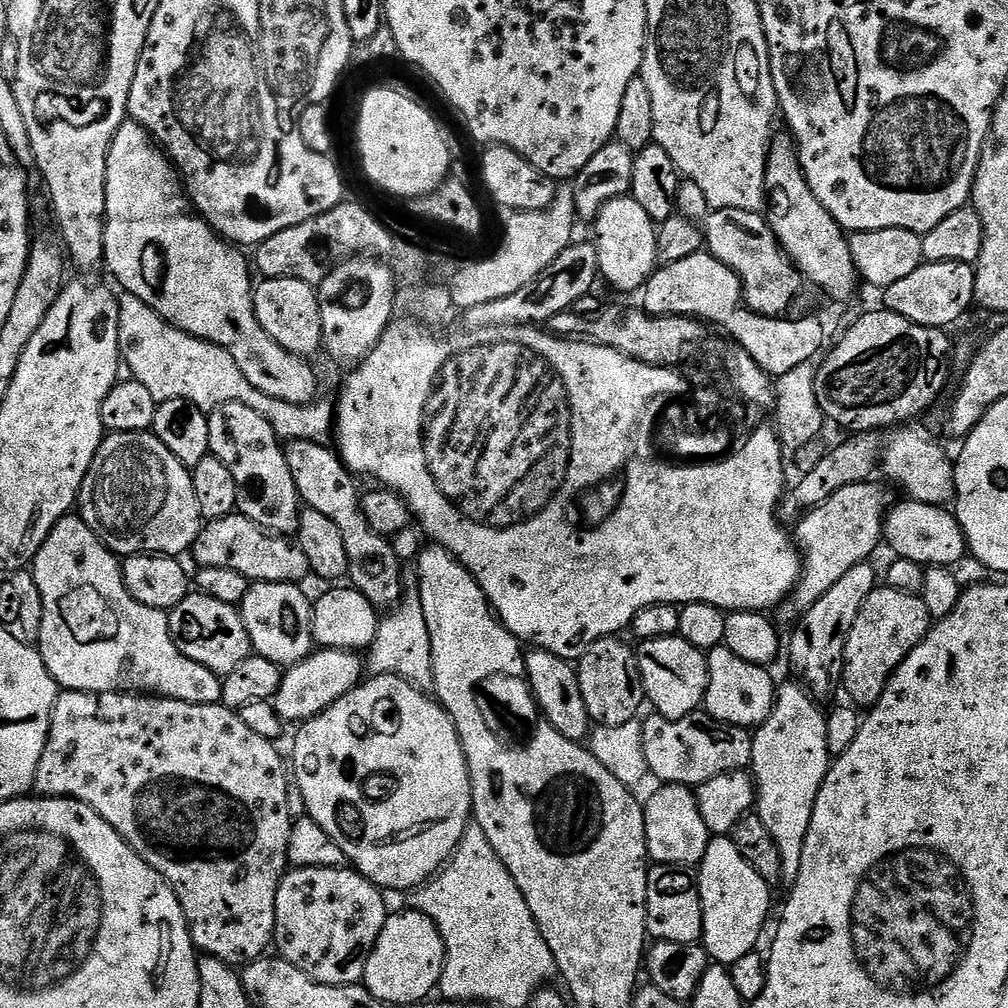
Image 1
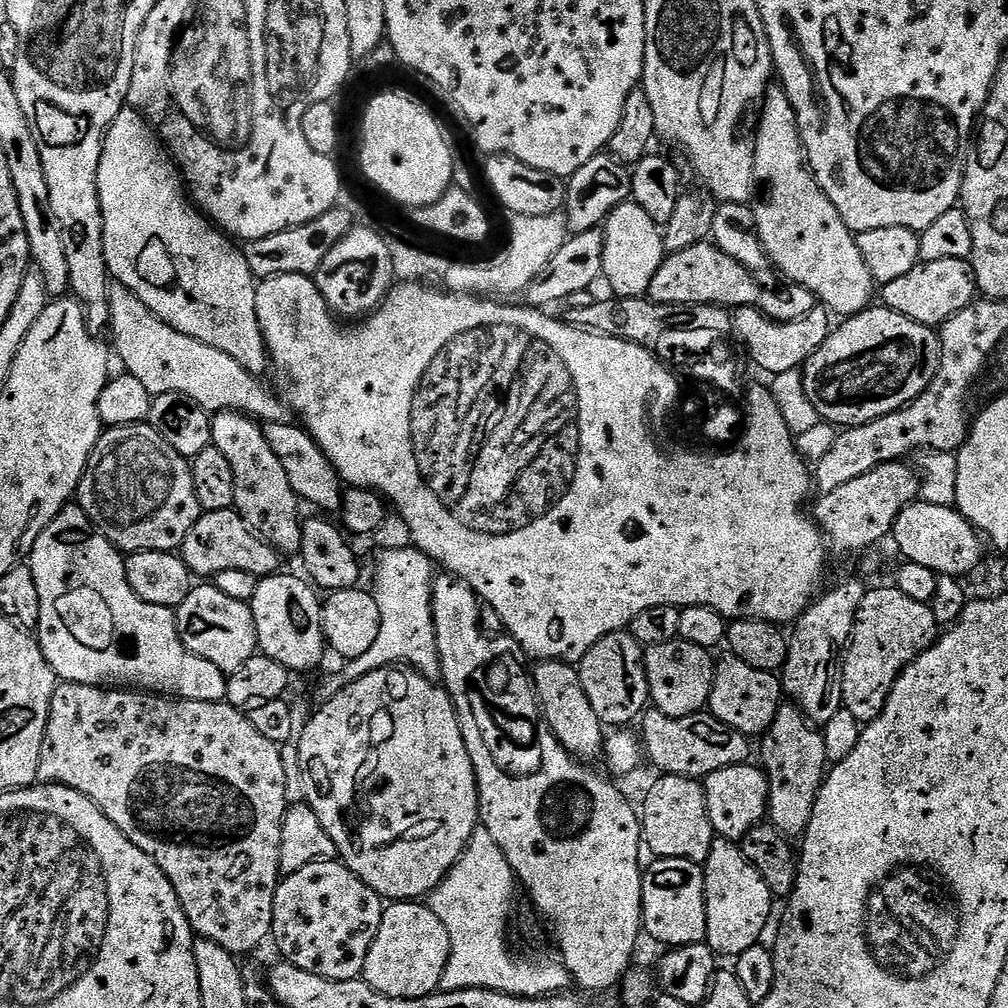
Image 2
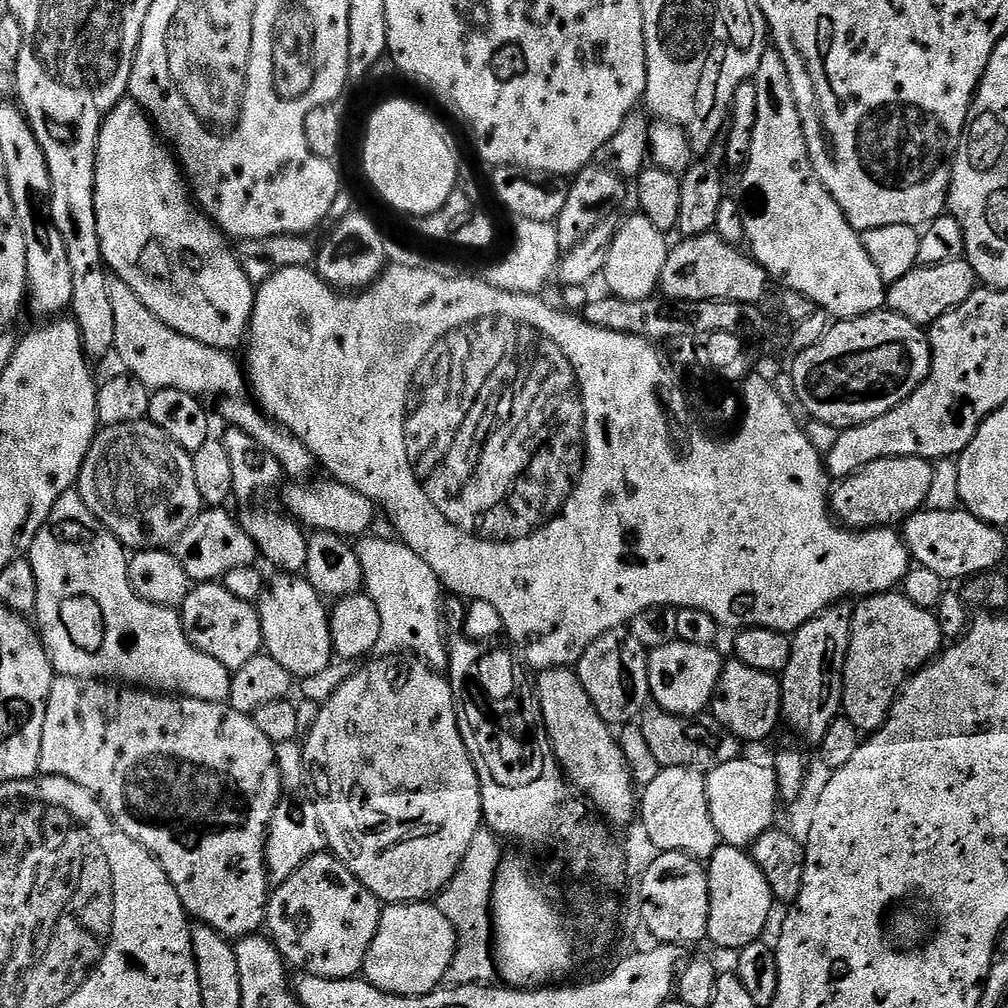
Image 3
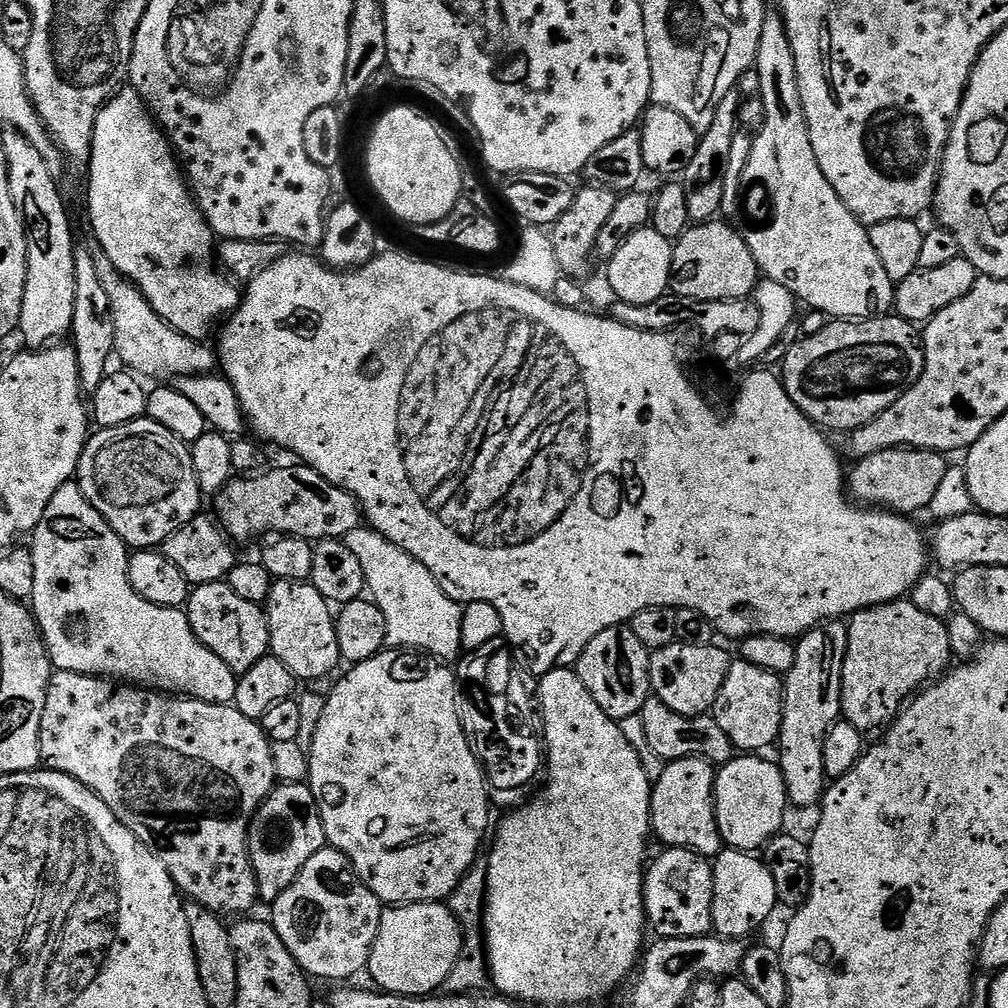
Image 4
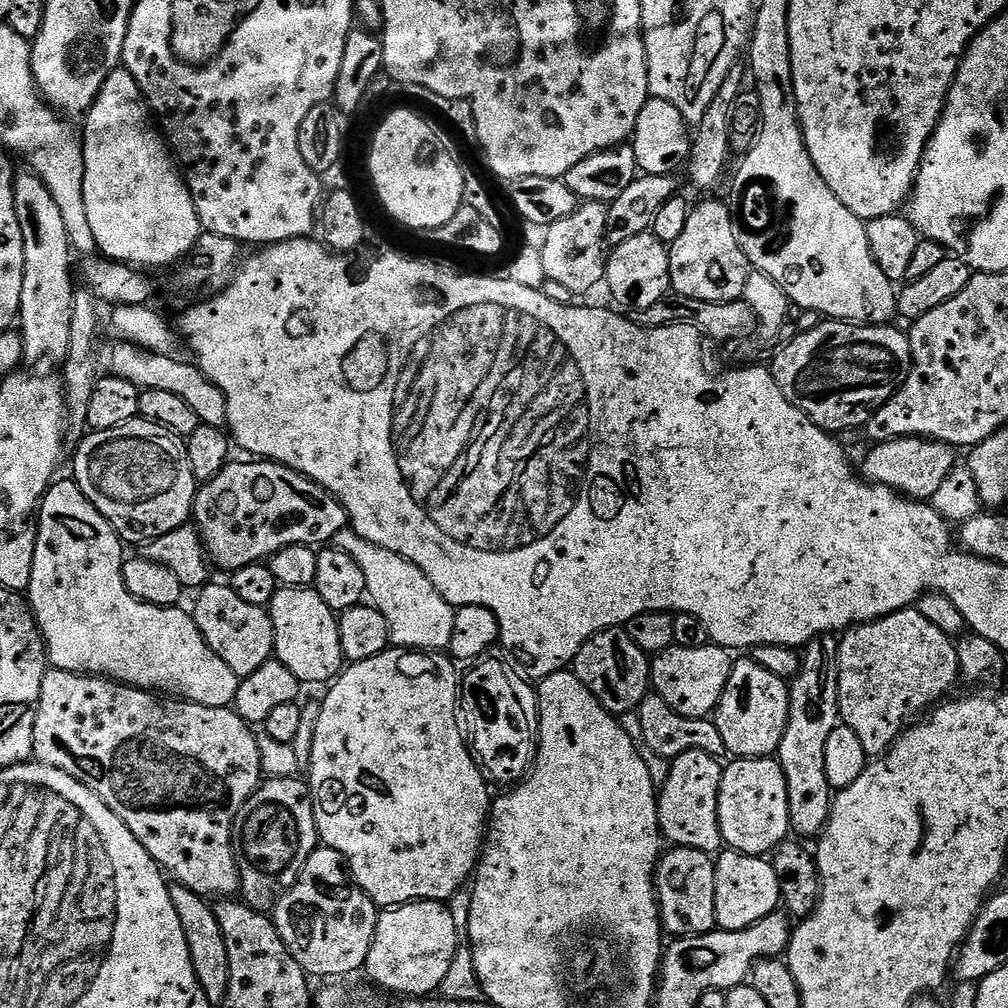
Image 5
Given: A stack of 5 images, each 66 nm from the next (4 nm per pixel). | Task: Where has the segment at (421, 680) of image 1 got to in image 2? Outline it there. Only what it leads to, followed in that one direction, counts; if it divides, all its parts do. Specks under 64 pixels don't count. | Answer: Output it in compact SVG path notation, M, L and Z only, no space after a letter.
M415 546L384 548L376 556L376 588L380 625L374 646L362 658L347 661L341 672L332 672L316 688L317 701L334 698L348 684L358 682L367 672L382 666L411 666L423 676L432 678L439 673L440 659L432 618L432 581L434 565L431 558Z

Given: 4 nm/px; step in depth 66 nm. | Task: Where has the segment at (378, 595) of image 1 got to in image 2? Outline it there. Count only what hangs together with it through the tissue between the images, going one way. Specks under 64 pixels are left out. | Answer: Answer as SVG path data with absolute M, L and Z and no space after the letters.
M285 422L263 425L264 437L266 442L270 442L270 450L274 450L274 454L278 454L297 498L305 505L313 504L314 507L321 508L324 511L321 513L339 513L342 508L342 481L336 472L336 467L328 461L324 451L316 445L314 437L303 427L293 424Z

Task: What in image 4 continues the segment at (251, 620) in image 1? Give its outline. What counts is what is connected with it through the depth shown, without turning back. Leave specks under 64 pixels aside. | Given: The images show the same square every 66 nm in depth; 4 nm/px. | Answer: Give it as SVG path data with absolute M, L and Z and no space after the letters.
M277 580L273 583L268 603L271 655L278 657L295 674L297 681L315 682L331 677L331 672L342 664L338 650L338 634L333 609L318 594L311 582Z

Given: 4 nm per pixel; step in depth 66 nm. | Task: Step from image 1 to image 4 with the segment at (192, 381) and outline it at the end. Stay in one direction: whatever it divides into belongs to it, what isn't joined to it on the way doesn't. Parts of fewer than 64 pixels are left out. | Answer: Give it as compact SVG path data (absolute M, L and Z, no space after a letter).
M103 254L96 256L98 278L102 278L102 290L110 302L110 314L114 322L116 339L115 355L124 359L123 367L133 373L144 376L203 376L217 367L218 360L212 357L207 343L192 340L186 334L174 330L150 306L150 302L136 288L136 285L125 280Z

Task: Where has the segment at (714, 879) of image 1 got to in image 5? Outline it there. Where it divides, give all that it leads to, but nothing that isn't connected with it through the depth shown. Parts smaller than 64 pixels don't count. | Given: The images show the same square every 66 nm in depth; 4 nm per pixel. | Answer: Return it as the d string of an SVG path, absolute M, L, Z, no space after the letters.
M724 850L715 857L715 861L714 910L716 911L716 926L719 931L746 930L750 926L762 922L762 918L766 918L766 914L775 912L781 907L780 883L778 874L774 874L771 859Z

